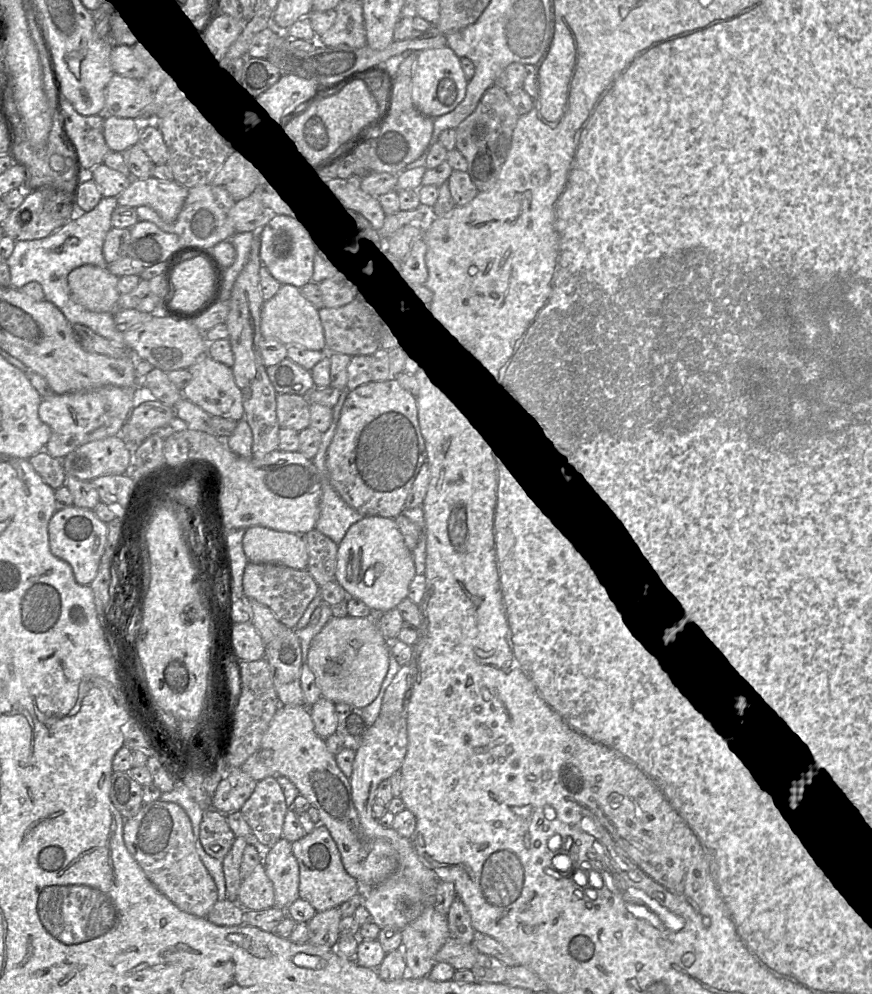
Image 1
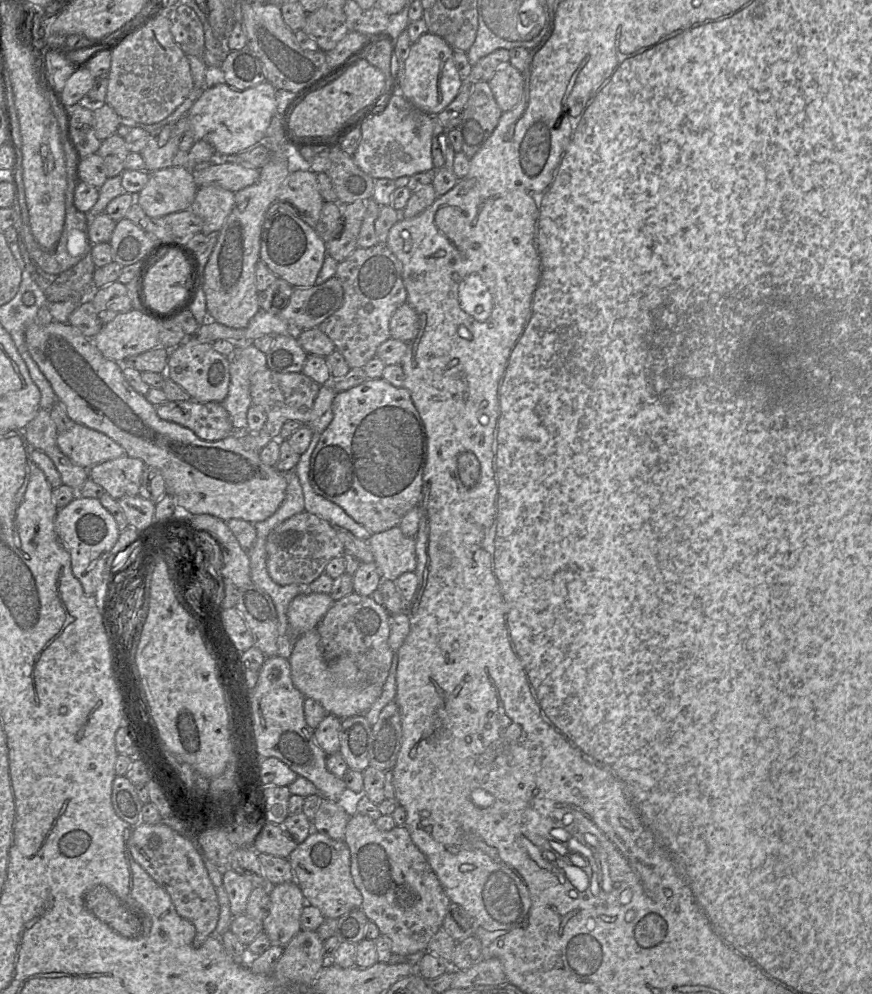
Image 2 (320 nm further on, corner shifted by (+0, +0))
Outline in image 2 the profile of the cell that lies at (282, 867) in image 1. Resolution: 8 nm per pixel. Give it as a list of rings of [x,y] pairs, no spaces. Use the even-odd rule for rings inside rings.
[[[295,880],[275,885],[269,897],[270,908],[263,920],[263,932],[271,945],[285,948],[301,930],[301,914],[307,903]]]

